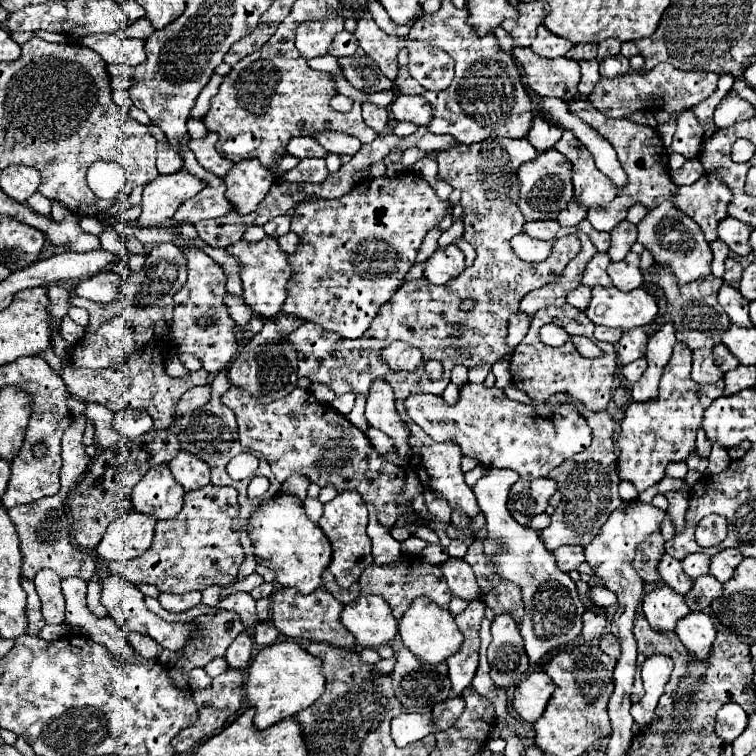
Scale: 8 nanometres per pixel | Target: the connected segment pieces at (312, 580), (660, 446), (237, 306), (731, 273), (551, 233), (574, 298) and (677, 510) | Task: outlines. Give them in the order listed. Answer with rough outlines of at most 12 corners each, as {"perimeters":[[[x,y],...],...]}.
{"perimeters":[[[277,493],[247,531],[283,587],[323,587],[331,543]],[[675,343],[659,397],[625,409],[619,477],[643,491],[695,451],[723,381],[691,379]],[[227,295],[227,307],[239,329],[253,317],[241,297]],[[729,257],[723,281],[739,289],[743,267]],[[527,221],[529,237],[549,241],[559,231],[557,221]],[[579,285],[567,295],[567,303],[581,309],[589,305],[591,287]],[[667,491],[667,513],[675,535],[685,527],[687,491]]]}

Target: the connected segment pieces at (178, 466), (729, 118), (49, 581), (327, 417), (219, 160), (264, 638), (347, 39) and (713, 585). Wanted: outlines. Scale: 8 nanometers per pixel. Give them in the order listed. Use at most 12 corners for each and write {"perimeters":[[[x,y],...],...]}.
{"perimeters":[[[183,449],[169,461],[185,491],[209,483],[207,463]],[[727,95],[715,109],[715,125],[751,119],[755,107]],[[49,569],[35,577],[45,623],[65,621],[61,579]],[[231,387],[241,445],[279,483],[357,491],[391,529],[405,471],[311,391]],[[209,131],[191,139],[189,149],[201,167],[223,179],[235,163],[219,155]],[[259,623],[253,633],[261,647],[275,643],[279,637],[271,623]],[[339,33],[329,47],[335,57],[351,57],[357,51],[355,35]],[[713,575],[695,579],[685,595],[693,611],[703,611],[723,593]]]}

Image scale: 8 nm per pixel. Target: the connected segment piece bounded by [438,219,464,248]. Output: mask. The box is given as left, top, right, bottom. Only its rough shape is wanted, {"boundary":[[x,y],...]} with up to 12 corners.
{"boundary":[[461,219],[443,232],[438,246],[445,248],[464,233]]}

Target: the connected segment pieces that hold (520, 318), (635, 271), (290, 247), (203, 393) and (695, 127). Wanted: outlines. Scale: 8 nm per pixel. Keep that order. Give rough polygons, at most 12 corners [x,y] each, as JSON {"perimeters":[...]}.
{"perimeters":[[[527,313],[509,319],[507,345],[513,351],[531,323]],[[629,253],[607,269],[613,285],[631,291],[643,285],[639,255]],[[295,233],[277,237],[281,249],[293,253],[299,249]],[[191,387],[175,405],[175,421],[203,407],[211,389]],[[691,109],[677,117],[671,151],[697,157],[703,127]]]}

